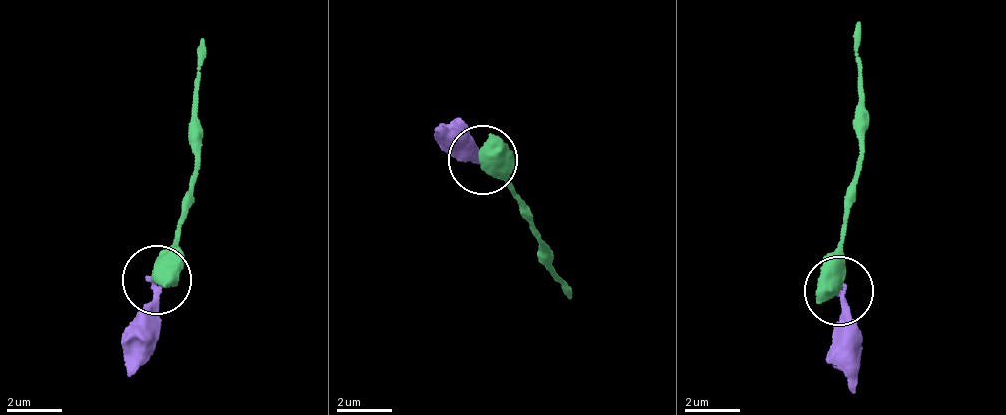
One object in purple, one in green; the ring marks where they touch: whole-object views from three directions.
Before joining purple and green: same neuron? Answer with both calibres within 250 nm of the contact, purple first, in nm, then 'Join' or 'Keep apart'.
Thickness 200 nm (purple) against 800 nm. Keep apart

